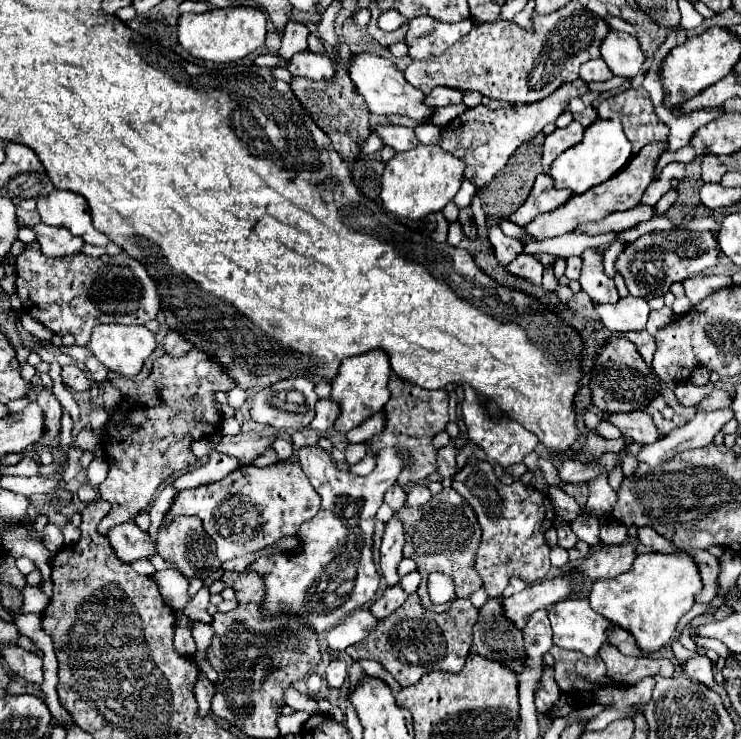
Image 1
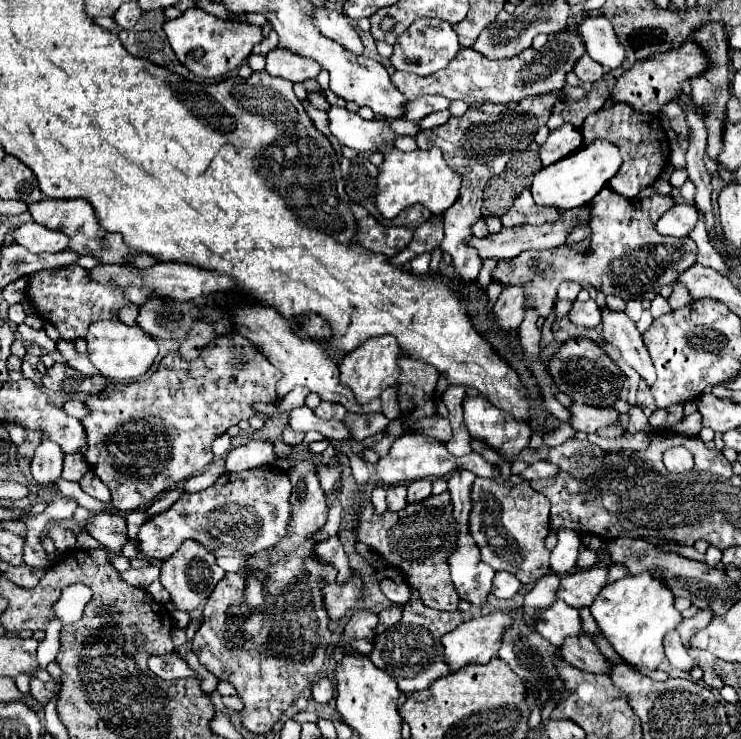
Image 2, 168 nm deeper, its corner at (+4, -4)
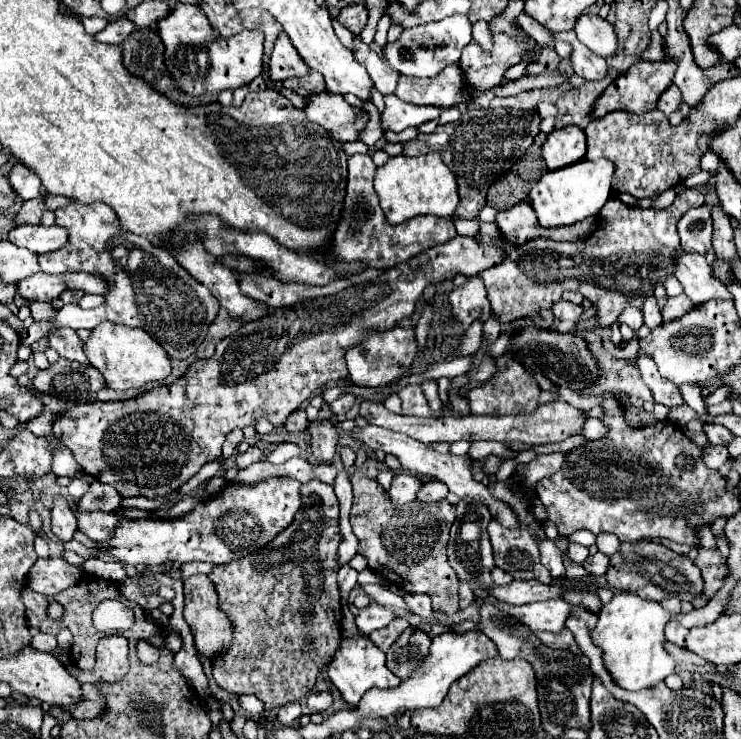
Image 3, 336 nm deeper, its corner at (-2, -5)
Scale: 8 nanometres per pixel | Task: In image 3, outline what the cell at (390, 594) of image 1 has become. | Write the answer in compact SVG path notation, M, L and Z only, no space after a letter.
M398 616L394 622L390 622L386 628L380 628L378 632L372 632L370 634L370 640L378 646L378 648L382 648L382 652L386 652L392 644L394 644L394 640L402 634L402 630L408 626L408 620L406 618L402 618L402 616Z

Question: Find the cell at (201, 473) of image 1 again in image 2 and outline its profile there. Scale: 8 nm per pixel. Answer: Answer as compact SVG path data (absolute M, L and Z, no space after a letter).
M170 489L170 491L166 491L162 497L158 497L158 499L148 507L148 517L154 517L154 515L158 515L158 513L162 513L162 511L168 511L168 509L178 501L180 495L182 495L182 489Z

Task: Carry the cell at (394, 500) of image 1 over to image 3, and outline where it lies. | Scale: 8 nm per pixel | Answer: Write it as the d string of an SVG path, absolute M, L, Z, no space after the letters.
M400 474L400 476L394 476L392 486L388 490L388 496L394 506L404 506L416 498L416 492L420 490L420 486L422 486L422 482L416 476Z

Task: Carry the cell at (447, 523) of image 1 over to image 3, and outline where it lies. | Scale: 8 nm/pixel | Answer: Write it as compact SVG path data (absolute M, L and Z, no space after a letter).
M360 472L350 476L354 502L350 510L352 530L358 538L358 554L368 558L370 568L386 582L398 586L404 592L420 592L432 598L434 612L456 614L458 612L458 576L448 564L446 544L448 530L456 520L456 506L448 500L422 504L412 502L408 506L394 506L386 490Z

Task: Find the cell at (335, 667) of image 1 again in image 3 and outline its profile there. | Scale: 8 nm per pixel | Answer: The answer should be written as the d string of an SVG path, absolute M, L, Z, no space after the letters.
M312 692L308 696L308 708L312 712L324 712L332 706L332 694L330 692Z

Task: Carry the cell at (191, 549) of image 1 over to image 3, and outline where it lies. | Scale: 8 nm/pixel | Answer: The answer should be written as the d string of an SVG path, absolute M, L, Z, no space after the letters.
M194 574L184 580L184 620L192 628L198 652L204 654L206 658L214 658L230 642L230 636L232 636L230 620L226 618L226 614L218 610L216 588L206 574Z

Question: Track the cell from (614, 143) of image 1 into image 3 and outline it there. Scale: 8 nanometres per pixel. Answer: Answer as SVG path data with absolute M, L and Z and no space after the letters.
M608 158L580 160L562 170L546 172L530 190L530 204L538 214L540 226L566 226L596 216L610 198L610 182L614 176L614 162Z

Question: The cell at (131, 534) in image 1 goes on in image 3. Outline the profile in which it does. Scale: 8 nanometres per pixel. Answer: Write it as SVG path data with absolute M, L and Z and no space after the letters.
M76 512L78 528L94 542L114 538L118 516L112 512Z

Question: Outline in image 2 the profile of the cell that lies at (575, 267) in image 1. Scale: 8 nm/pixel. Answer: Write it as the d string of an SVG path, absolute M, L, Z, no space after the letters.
M564 281L558 289L558 299L568 299L568 301L576 301L578 293L580 293L580 285L574 281Z

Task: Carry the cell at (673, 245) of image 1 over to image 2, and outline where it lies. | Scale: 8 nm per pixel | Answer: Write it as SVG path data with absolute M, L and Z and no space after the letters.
M604 187L596 199L590 203L590 229L592 229L592 241L586 253L574 251L568 245L560 245L554 249L544 249L544 251L524 251L518 257L510 261L500 261L498 267L492 271L492 281L498 281L502 285L522 285L528 295L526 295L526 309L536 309L538 317L548 317L548 313L554 307L556 301L556 289L562 281L576 281L582 287L590 285L594 291L600 291L604 295L616 295L622 299L634 297L634 299L648 299L652 301L658 293L660 287L664 285L674 285L678 275L692 267L696 263L696 243L692 239L676 239L676 237L664 237L654 231L656 219L660 217L675 204L674 195L650 195L640 201L640 207L636 209L630 199L624 199L622 195L616 195L610 187Z

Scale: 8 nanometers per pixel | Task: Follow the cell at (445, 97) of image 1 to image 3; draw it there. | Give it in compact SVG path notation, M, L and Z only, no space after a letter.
M394 94L386 96L386 108L382 112L382 126L386 130L402 132L410 126L420 126L428 120L436 120L440 116L440 108L434 106L414 106L398 100Z

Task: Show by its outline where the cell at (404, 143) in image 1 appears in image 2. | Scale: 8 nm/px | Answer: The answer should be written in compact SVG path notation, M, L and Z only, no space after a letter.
M330 105L328 111L328 129L330 133L346 147L364 151L376 151L380 143L388 143L392 147L394 133L388 123L382 121L366 121L358 113L350 113L346 107Z

